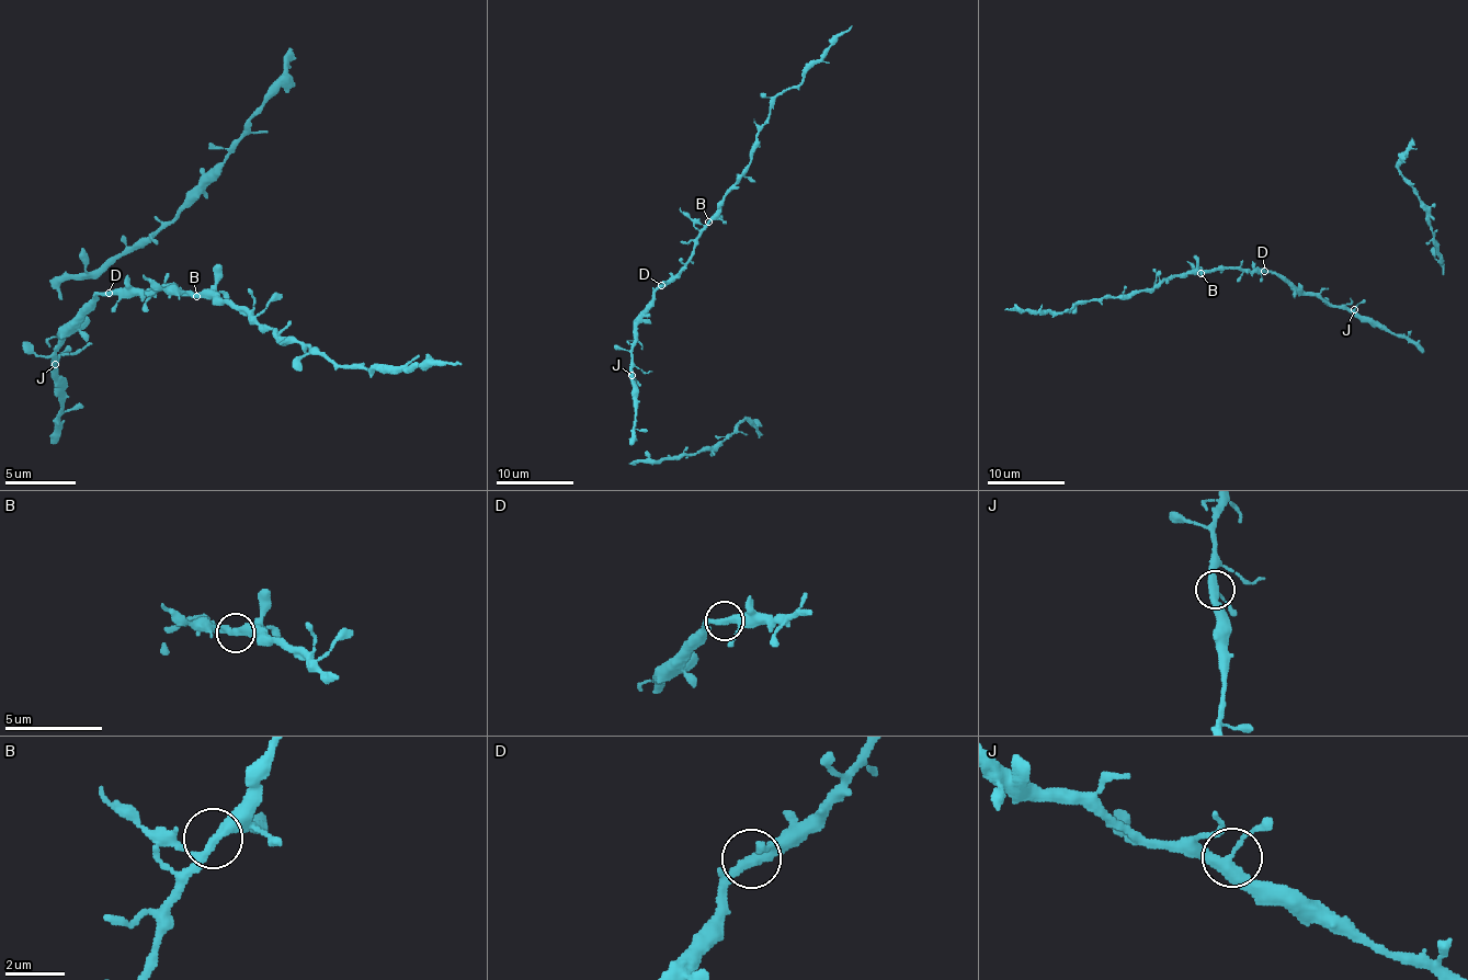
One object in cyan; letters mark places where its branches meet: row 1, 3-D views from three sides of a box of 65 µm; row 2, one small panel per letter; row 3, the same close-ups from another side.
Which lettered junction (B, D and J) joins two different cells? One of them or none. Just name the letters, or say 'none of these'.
none of these

